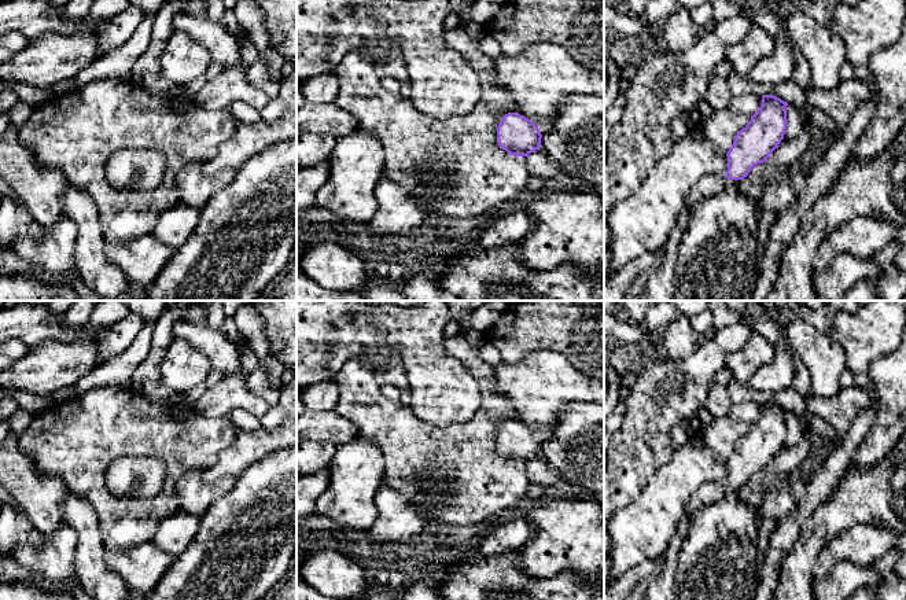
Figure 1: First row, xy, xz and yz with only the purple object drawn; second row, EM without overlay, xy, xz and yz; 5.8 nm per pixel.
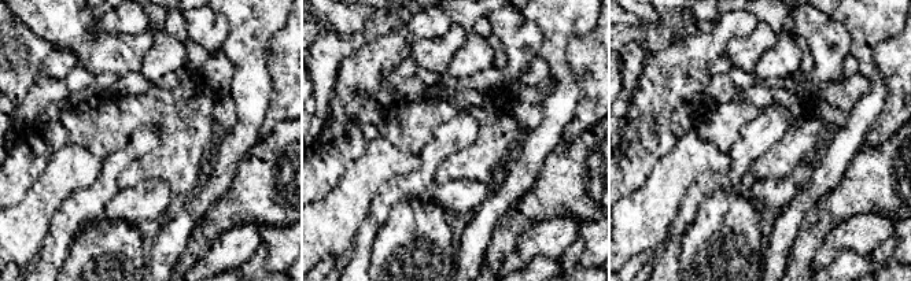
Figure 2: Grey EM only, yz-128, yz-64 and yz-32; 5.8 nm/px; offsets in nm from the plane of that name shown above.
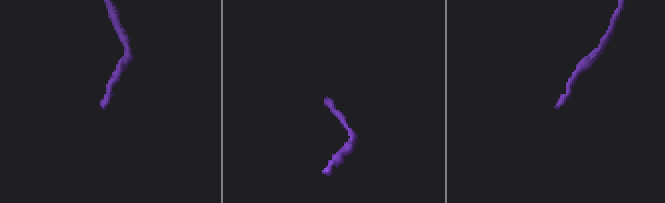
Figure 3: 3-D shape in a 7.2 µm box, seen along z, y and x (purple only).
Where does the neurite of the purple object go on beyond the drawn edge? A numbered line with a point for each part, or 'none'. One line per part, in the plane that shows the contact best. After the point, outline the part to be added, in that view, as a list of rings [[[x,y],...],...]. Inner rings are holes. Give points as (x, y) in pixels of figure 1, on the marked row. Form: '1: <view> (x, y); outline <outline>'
1: xz (544, 124); outline [[[537,118],[533,122],[538,126],[541,135],[545,135],[552,129],[552,119],[550,118]]]

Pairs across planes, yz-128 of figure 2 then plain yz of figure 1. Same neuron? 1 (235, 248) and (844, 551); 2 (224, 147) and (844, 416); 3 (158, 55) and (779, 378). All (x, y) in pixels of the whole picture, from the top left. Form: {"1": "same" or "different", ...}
{"1": "same", "2": "different", "3": "same"}

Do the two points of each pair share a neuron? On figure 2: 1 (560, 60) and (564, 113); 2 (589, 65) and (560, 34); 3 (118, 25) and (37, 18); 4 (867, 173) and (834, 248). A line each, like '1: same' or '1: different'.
1: same
2: different
3: different
4: different

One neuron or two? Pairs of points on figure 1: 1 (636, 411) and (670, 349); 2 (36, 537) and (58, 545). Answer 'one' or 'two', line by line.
1: two
2: two

